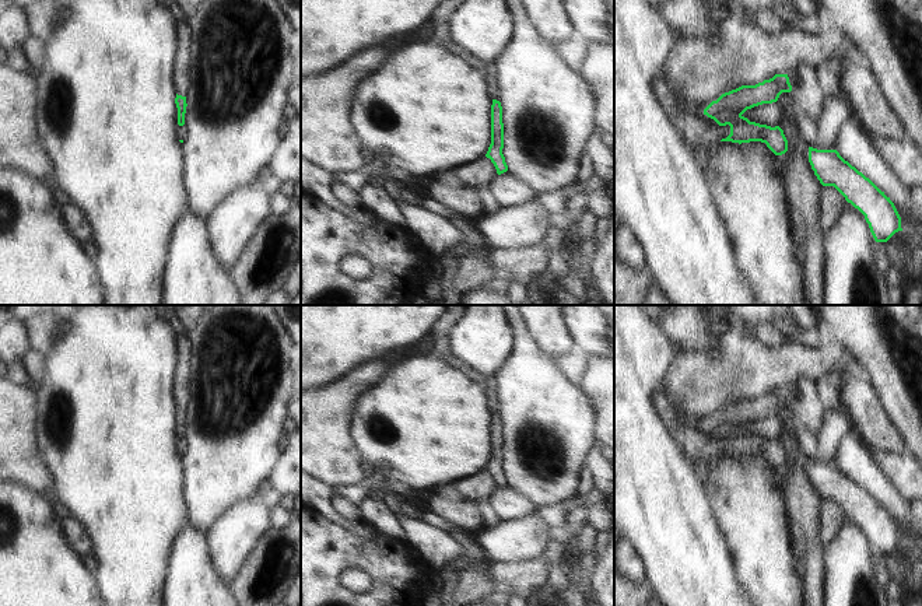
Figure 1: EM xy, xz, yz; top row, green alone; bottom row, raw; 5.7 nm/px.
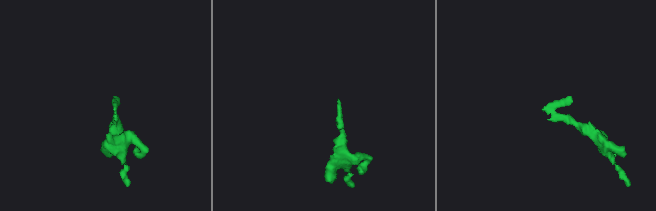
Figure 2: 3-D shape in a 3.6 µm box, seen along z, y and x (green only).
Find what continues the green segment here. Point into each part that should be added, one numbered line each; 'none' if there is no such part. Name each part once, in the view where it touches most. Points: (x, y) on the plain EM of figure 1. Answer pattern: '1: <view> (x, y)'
1: yz (698, 442)

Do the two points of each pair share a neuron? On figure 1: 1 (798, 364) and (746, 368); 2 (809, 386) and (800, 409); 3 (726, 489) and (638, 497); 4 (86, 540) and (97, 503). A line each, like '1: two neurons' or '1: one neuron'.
1: one neuron
2: one neuron
3: two neurons
4: two neurons

